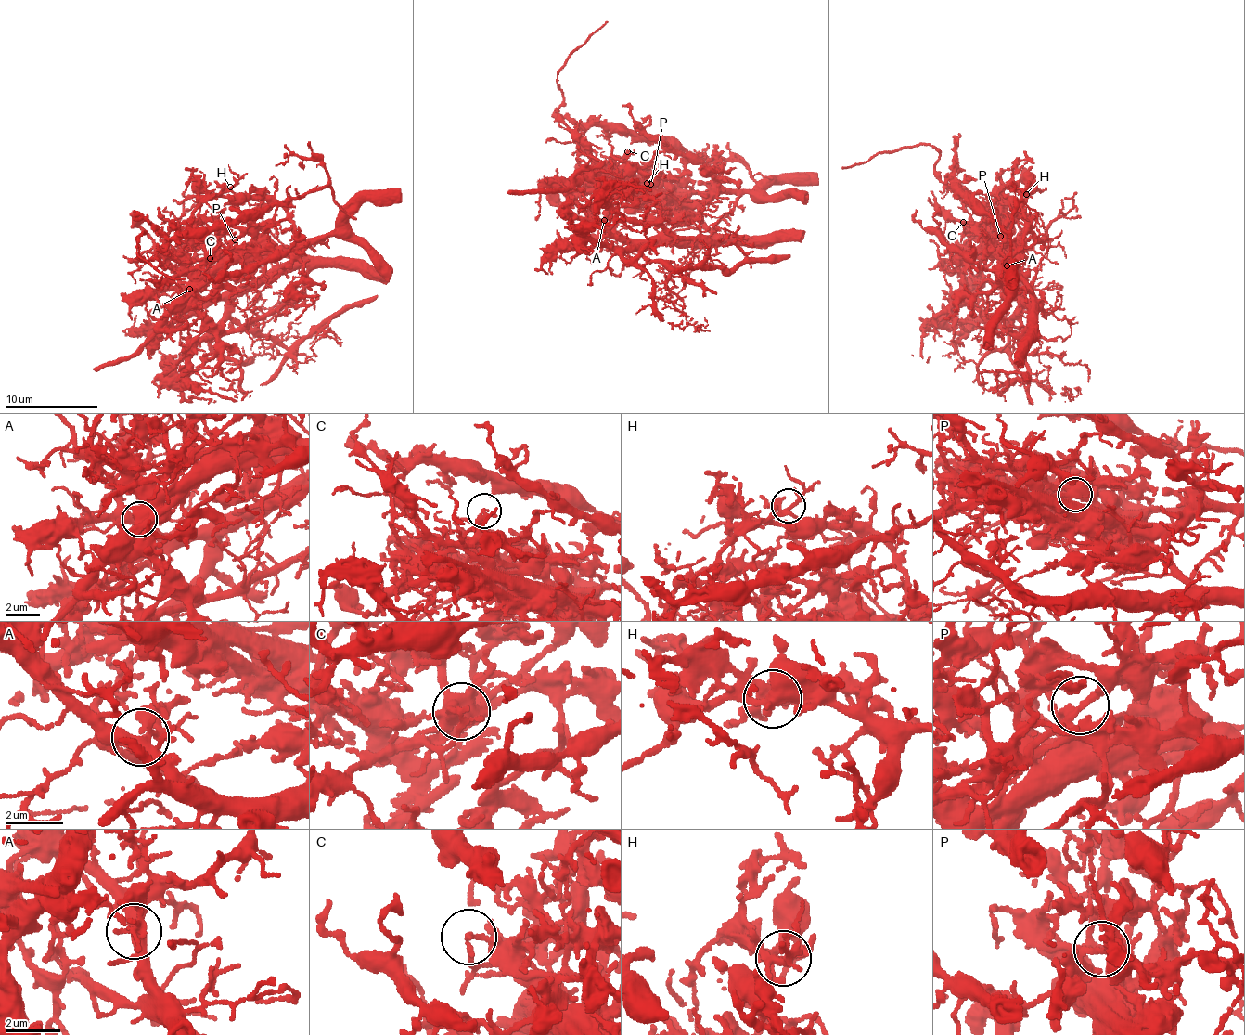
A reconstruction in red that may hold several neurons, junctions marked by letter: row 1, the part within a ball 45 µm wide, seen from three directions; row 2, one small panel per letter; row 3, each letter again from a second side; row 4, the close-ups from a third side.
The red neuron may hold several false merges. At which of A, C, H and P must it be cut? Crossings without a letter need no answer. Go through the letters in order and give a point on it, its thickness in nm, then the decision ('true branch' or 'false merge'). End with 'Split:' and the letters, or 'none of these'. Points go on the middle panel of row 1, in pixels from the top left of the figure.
A: place (604, 220); calibre 400 nm; true branch
C: place (627, 151); calibre 190 nm; false merge
H: place (647, 183); calibre 240 nm; true branch
P: place (650, 184); calibre 200 nm; false merge
Split: C, P

